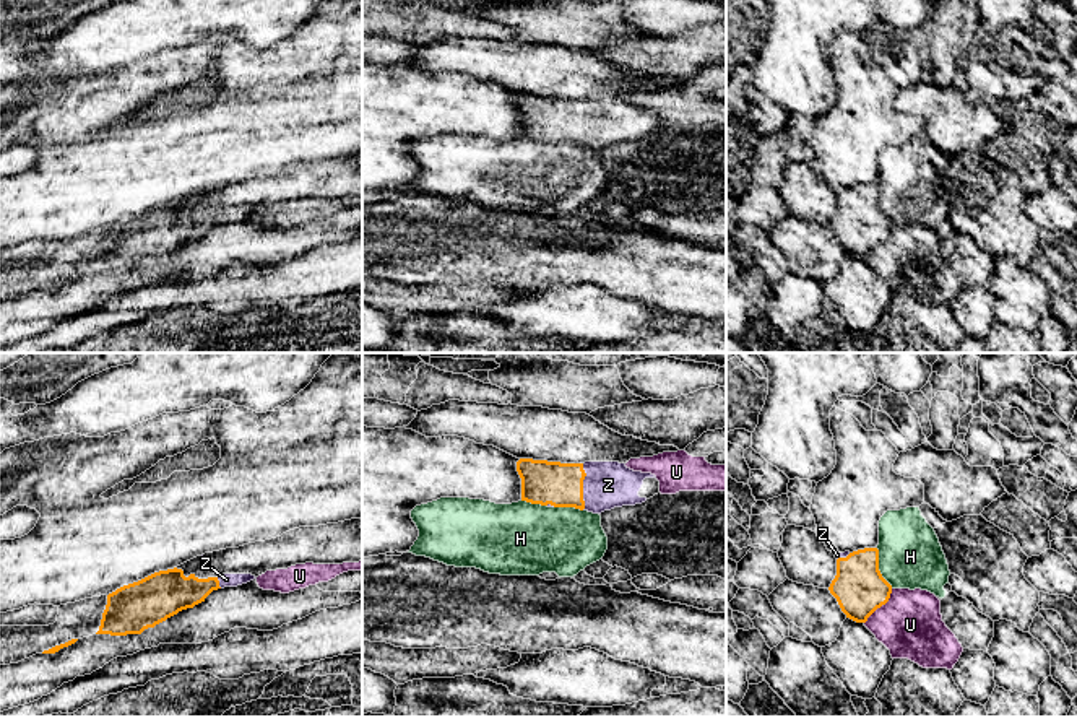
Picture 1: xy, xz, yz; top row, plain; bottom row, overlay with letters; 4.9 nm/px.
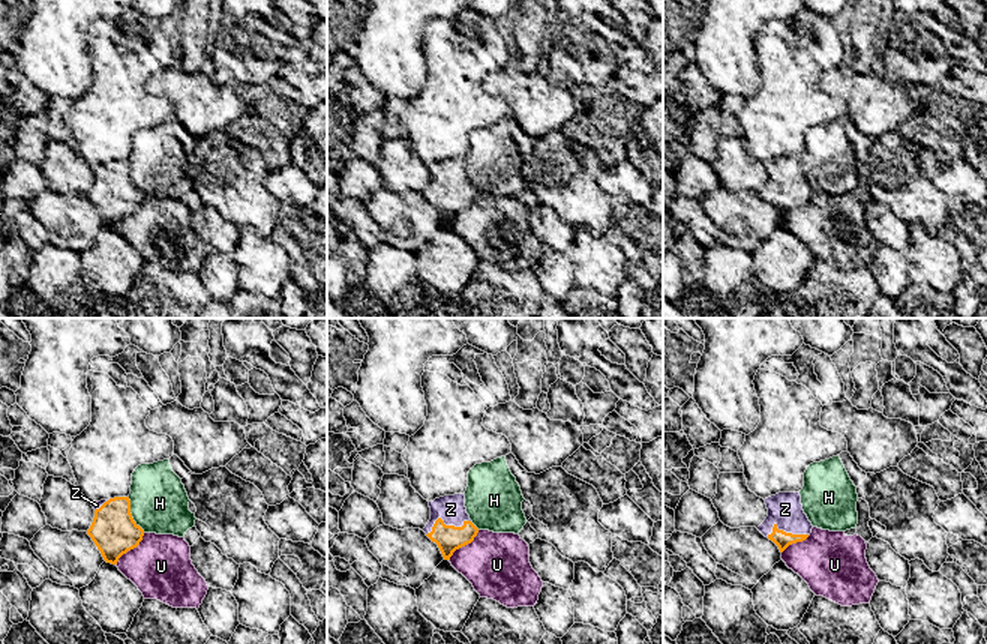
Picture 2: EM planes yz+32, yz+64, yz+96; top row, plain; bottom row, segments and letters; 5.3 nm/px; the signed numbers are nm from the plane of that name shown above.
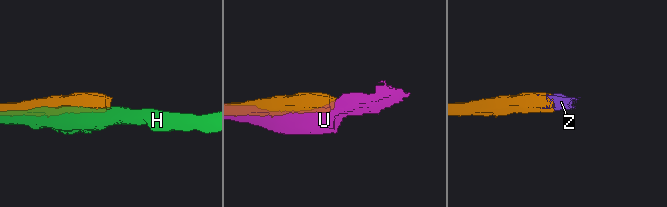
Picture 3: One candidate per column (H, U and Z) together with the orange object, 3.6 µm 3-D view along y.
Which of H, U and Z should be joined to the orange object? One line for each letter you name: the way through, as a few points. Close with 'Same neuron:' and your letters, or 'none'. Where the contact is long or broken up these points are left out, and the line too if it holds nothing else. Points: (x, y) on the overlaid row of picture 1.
Same neuron: Z

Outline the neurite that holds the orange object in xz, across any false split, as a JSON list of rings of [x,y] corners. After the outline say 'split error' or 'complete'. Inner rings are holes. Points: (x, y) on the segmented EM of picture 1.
[[[520,458],[521,501],[547,507],[575,507],[601,514],[642,504],[660,493],[651,473],[634,471],[619,462],[560,463]]]; split error

